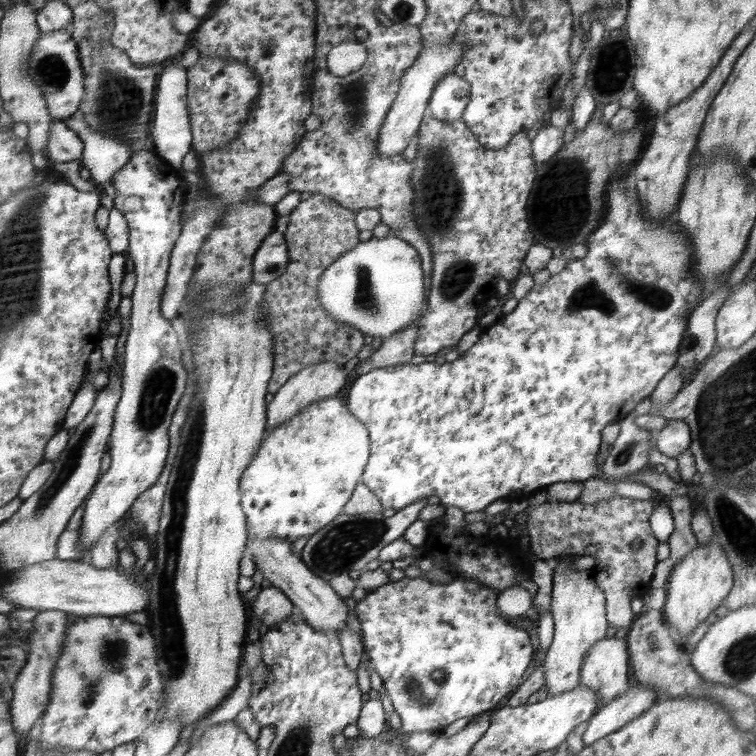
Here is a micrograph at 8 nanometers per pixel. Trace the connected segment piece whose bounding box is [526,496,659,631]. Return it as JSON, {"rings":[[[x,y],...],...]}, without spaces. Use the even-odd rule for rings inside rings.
{"rings":[[[625,496],[603,498],[594,504],[546,500],[535,505],[528,517],[530,542],[526,549],[550,562],[566,554],[594,557],[597,563],[591,570],[595,581],[607,594],[608,623],[617,631],[629,628],[634,620],[630,602],[634,596],[645,596],[655,576],[654,568],[659,564],[656,558],[658,540],[648,524],[654,503],[654,500],[633,500]]]}

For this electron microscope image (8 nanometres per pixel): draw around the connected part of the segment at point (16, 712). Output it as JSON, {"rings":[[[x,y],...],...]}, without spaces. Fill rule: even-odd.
{"rings":[[[42,611],[34,620],[36,630],[33,631],[30,639],[30,660],[14,683],[14,697],[11,703],[16,730],[19,735],[24,734],[25,738],[30,736],[36,722],[42,720],[51,705],[54,681],[57,677],[66,631],[69,626],[68,614],[62,611]]]}

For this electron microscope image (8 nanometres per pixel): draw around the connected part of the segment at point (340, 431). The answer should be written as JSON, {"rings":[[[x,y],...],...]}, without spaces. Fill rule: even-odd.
{"rings":[[[336,396],[324,398],[269,432],[242,477],[248,530],[288,541],[309,538],[343,512],[354,496],[370,454],[369,432]]]}

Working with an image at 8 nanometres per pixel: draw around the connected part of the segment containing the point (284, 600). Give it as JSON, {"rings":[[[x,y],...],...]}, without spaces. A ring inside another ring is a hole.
{"rings":[[[265,585],[252,604],[254,615],[269,628],[282,623],[292,614],[292,601],[274,586]]]}

